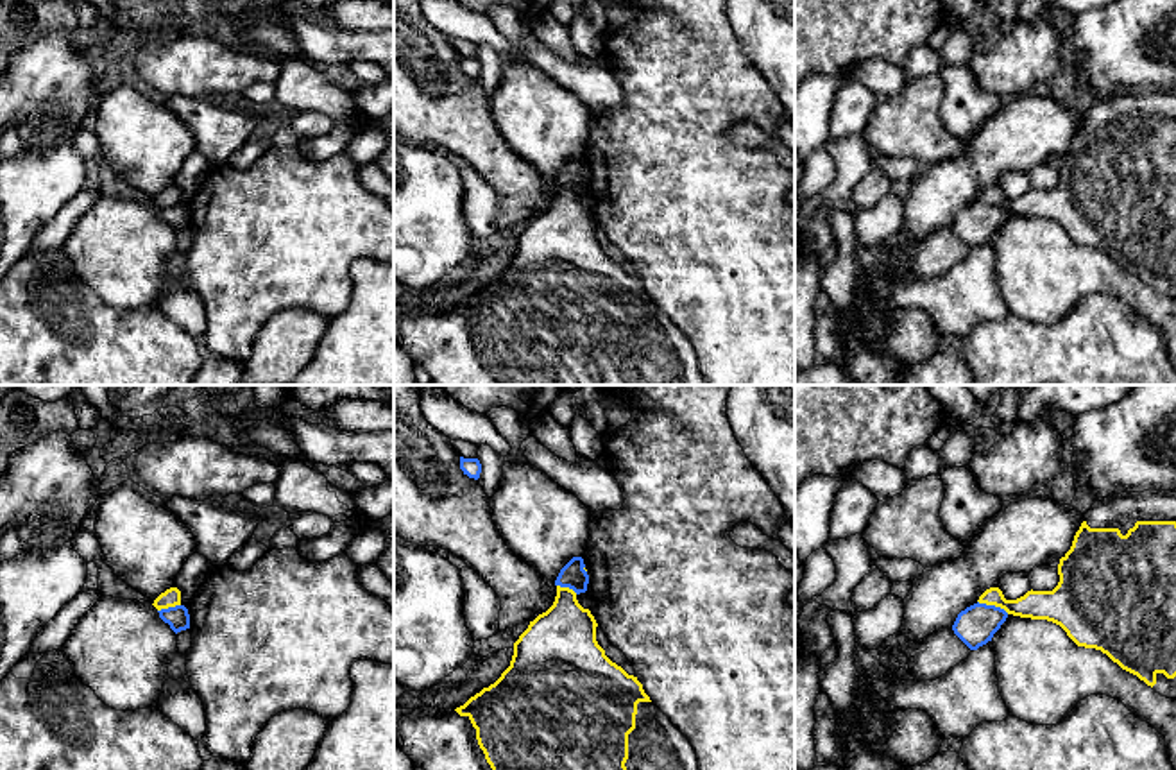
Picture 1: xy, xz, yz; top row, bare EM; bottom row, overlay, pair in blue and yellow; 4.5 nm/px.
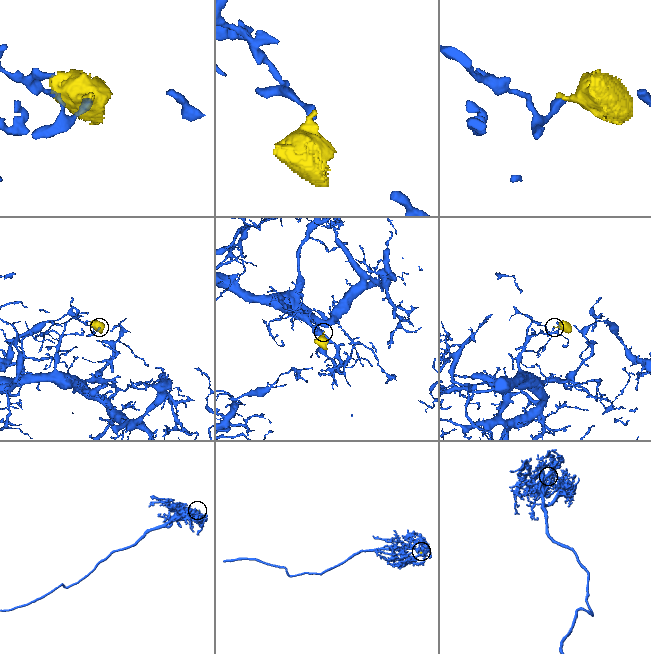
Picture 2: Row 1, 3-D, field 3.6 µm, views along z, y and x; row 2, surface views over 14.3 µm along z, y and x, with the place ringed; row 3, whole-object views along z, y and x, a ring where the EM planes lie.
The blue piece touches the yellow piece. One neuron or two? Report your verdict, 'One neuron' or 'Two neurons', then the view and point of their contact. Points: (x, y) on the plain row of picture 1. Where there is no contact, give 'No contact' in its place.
Two neurons. Touches blue at yz (994, 205)

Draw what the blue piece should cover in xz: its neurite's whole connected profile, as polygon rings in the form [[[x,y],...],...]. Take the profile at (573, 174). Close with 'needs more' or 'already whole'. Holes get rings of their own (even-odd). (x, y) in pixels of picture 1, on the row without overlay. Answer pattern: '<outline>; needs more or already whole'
[[[573,156],[558,172],[555,184],[560,186],[569,186],[573,188],[576,193],[585,192],[587,190],[587,183],[589,183],[589,174],[584,168],[584,158],[582,156]]]; already whole

